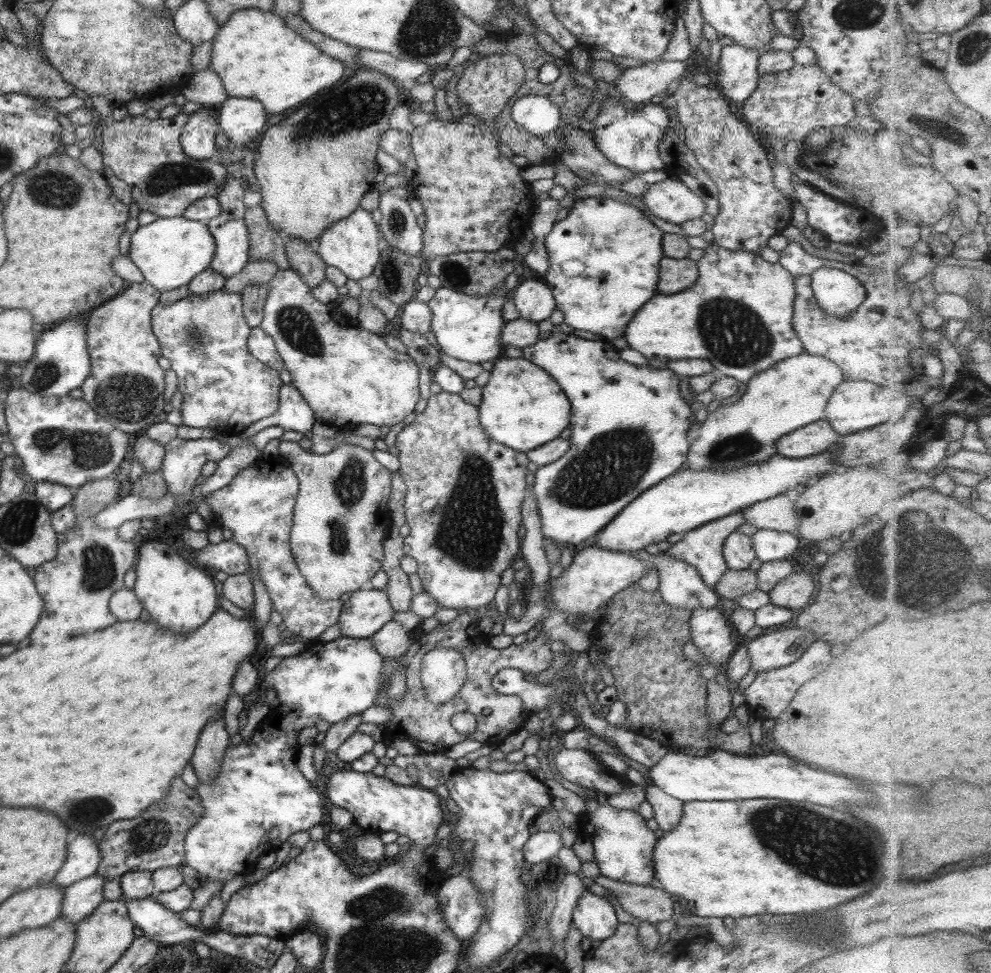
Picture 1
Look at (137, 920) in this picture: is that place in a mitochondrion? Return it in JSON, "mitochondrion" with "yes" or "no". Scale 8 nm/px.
{"mitochondrion":"no"}

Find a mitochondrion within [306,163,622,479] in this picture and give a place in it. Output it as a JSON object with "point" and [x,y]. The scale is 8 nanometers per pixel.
{"point":[455,273]}

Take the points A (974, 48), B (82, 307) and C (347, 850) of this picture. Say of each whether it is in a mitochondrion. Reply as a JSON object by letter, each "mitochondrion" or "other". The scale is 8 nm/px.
{"A":"mitochondrion","B":"other","C":"other"}

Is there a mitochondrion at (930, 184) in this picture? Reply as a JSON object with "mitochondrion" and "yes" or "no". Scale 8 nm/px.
{"mitochondrion":"no"}

